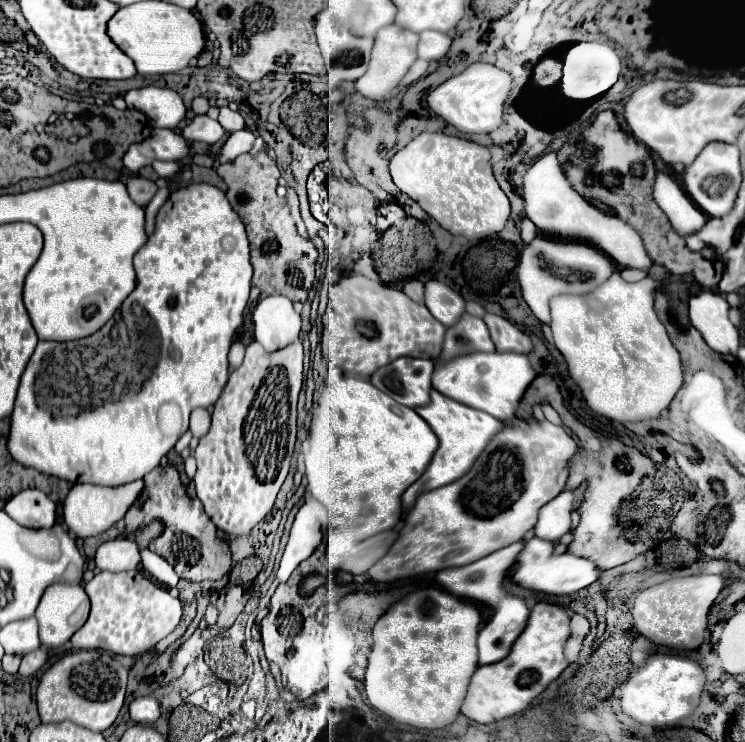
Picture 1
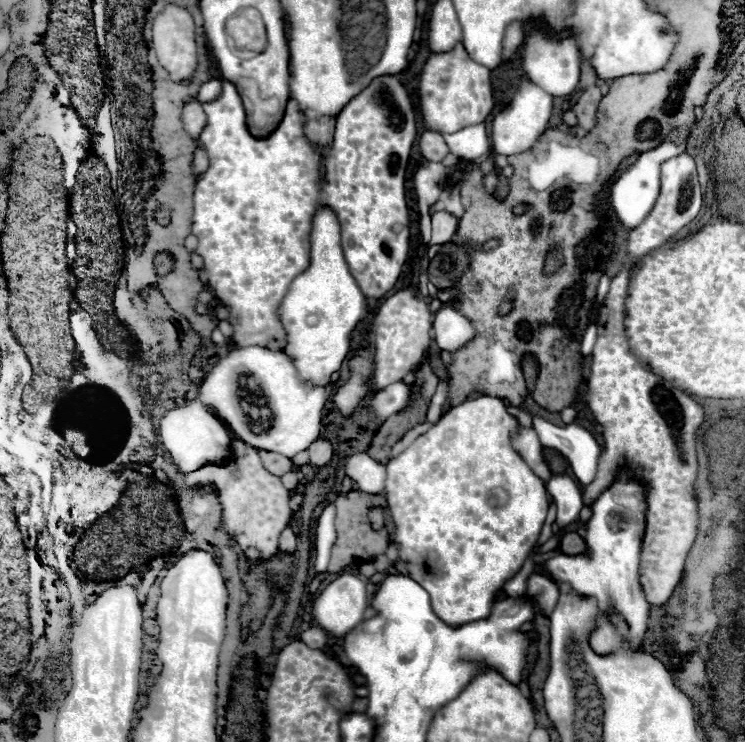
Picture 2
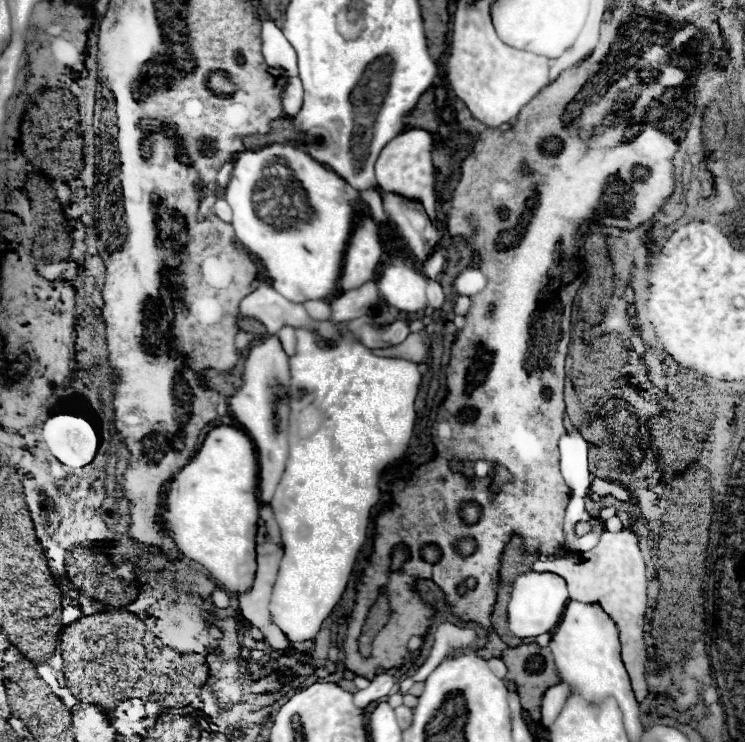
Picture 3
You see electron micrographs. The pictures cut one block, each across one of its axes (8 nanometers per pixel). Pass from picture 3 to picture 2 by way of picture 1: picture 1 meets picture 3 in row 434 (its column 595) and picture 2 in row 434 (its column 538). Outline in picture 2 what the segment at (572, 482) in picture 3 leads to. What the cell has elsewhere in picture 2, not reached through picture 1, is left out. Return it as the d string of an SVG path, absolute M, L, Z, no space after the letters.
M538 416L532 418L532 422L540 436L542 446L558 450L568 460L570 470L578 480L578 484L582 486L590 484L596 476L596 468L602 452L596 438L576 422L570 422L564 428L554 426Z

